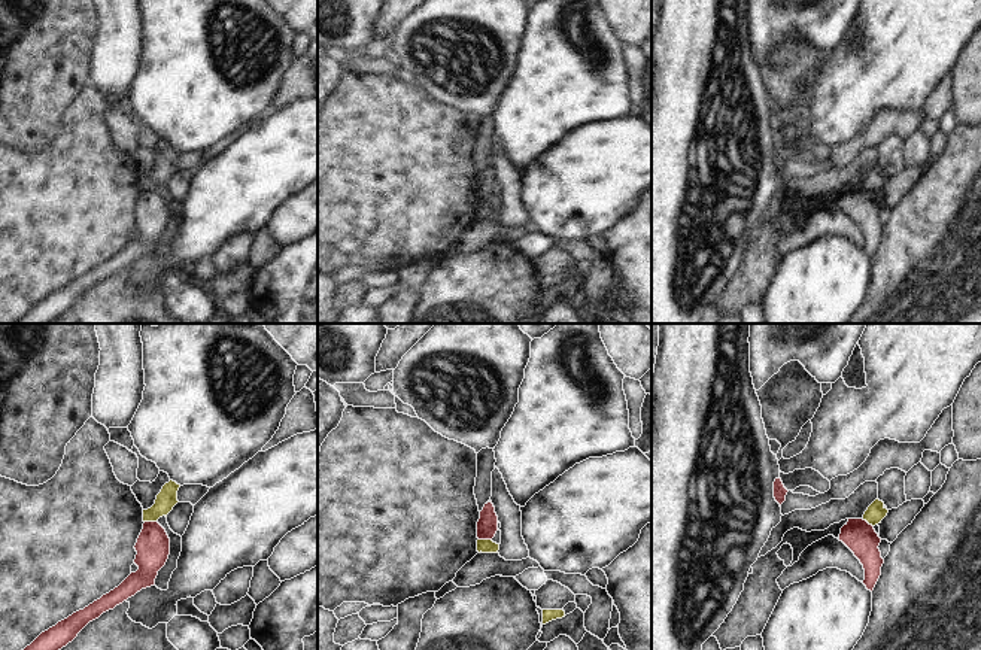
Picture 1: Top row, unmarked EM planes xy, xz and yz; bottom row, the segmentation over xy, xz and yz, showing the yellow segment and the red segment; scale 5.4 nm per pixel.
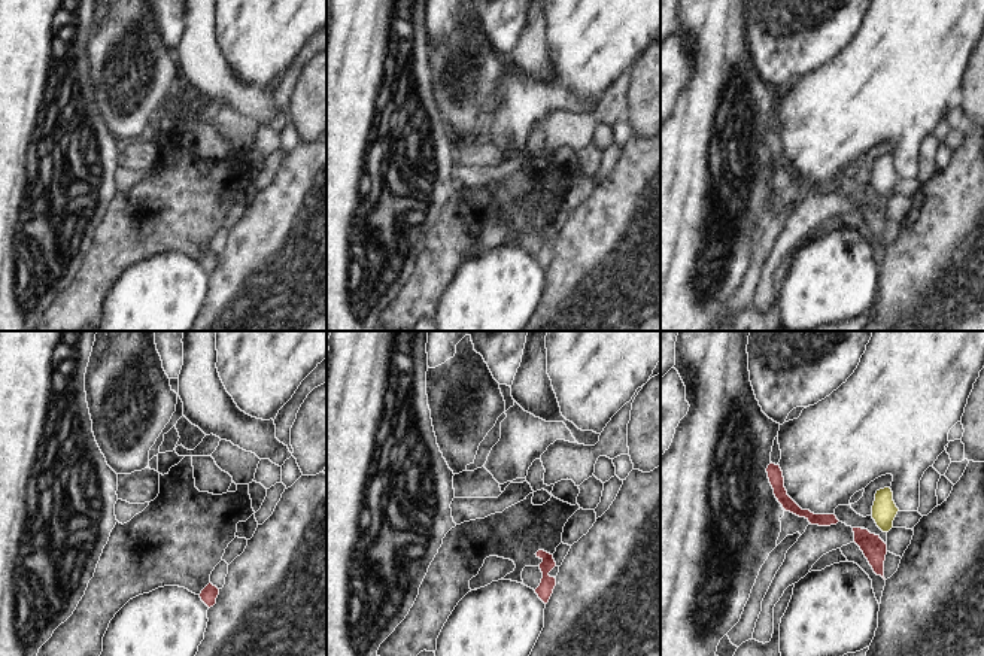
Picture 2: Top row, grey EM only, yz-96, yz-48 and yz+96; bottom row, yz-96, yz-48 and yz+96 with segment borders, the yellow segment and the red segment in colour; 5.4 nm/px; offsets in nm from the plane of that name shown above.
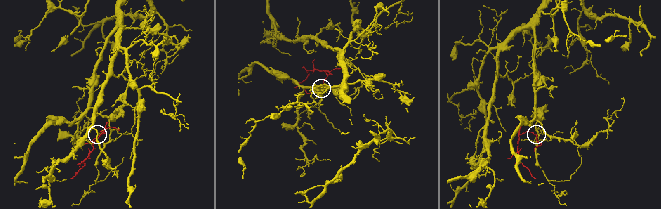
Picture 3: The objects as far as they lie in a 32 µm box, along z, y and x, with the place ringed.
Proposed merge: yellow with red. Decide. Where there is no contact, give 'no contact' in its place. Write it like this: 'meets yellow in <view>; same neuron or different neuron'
meets yellow in xz; different neuron

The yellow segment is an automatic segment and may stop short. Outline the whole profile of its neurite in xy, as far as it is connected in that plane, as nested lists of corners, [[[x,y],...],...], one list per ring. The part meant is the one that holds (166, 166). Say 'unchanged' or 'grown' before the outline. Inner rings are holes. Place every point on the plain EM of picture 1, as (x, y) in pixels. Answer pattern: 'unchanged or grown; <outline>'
unchanged; [[[170,146],[157,161],[155,170],[143,176],[143,188],[157,188],[160,183],[165,182],[173,176],[173,173],[179,168],[177,167],[177,157],[180,151]]]

